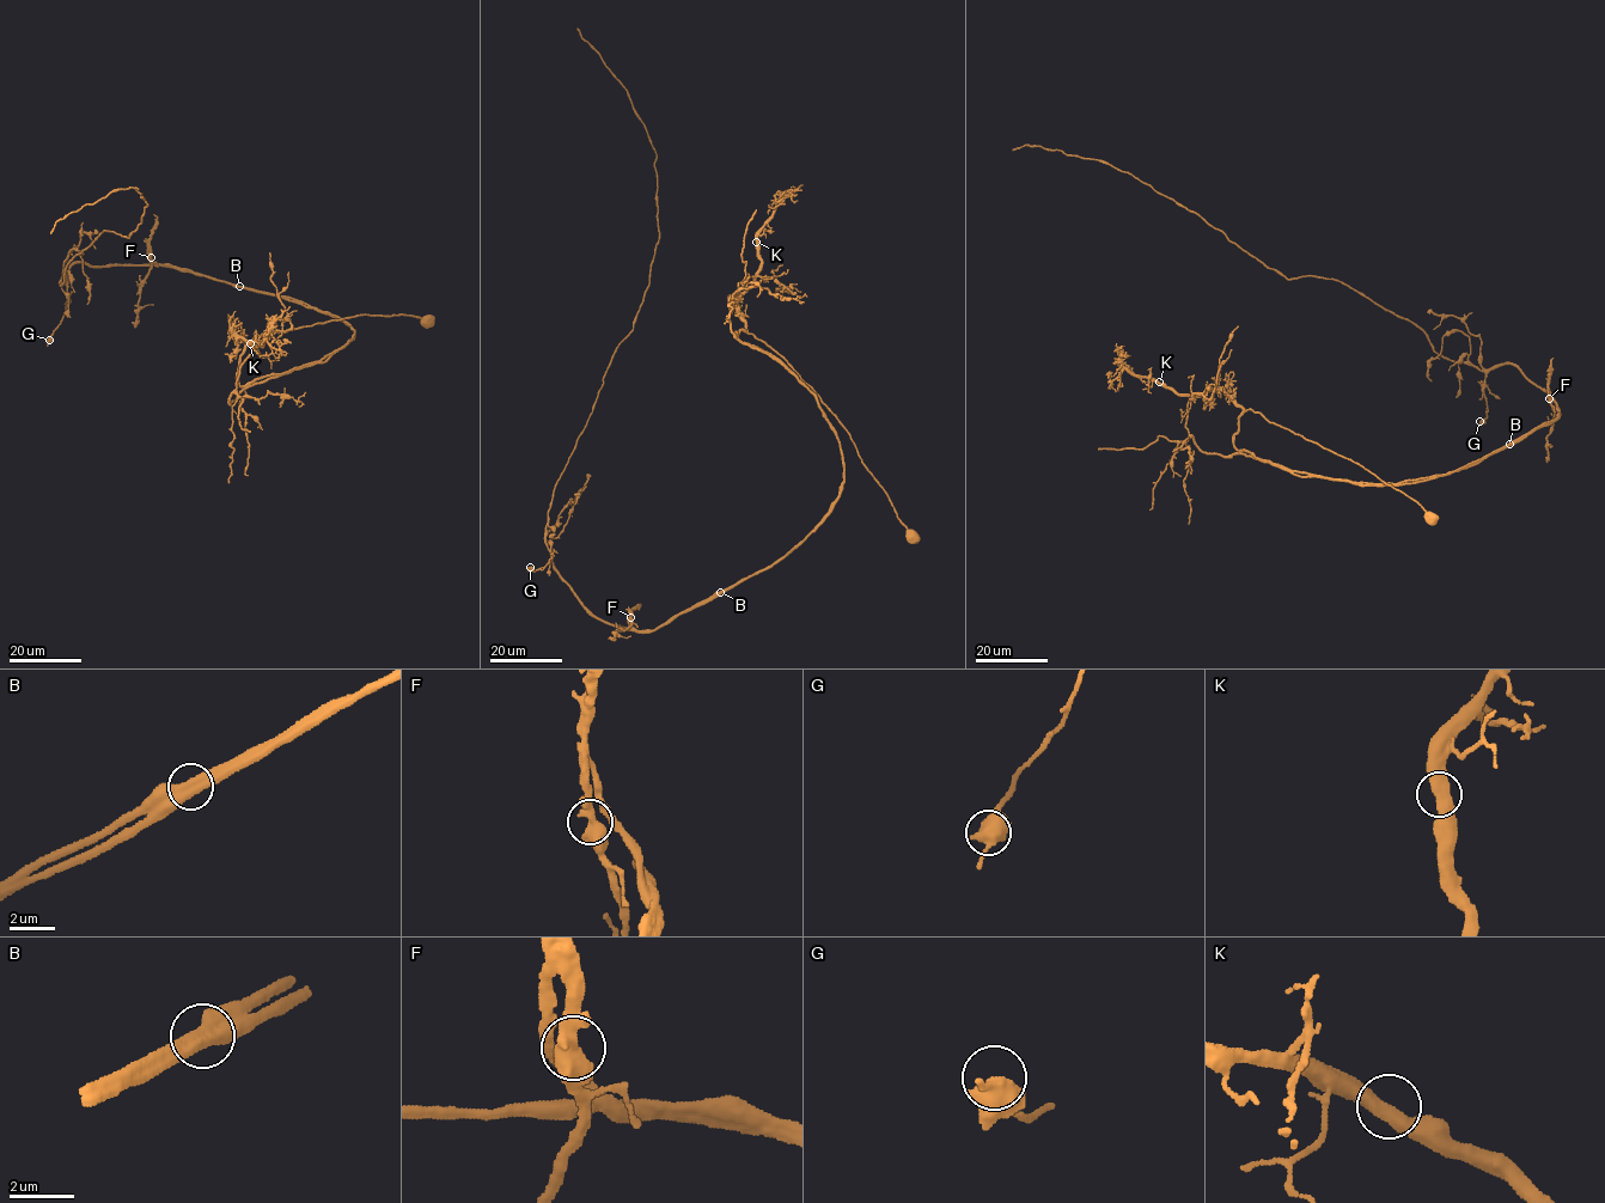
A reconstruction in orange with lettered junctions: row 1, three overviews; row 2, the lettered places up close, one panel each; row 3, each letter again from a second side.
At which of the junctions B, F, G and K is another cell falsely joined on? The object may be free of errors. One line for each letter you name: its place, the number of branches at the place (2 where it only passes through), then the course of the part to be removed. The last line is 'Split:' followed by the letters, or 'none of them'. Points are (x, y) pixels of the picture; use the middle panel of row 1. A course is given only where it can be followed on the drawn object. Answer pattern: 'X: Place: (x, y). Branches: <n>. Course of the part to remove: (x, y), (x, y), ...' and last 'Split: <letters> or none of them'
B: Place: (720, 592). Branches: 2. Course of the part to remove: (721, 592), (653, 630), (616, 627), (589, 611), (545, 542), (659, 239), (657, 154), (577, 29)
Split: B

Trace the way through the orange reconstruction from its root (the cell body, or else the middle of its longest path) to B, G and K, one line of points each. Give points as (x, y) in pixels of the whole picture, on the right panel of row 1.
B: (1430, 517), (1358, 463), (1261, 413), (1239, 417), (1238, 450), (1372, 483), (1422, 481), (1509, 444)
G: (1430, 517), (1261, 413), (1239, 417), (1238, 450), (1402, 484), (1560, 409), (1497, 365), (1480, 421)
K: (1430, 517), (1416, 500), (1358, 463), (1275, 425), (1261, 413), (1237, 407), (1220, 390), (1187, 396), (1159, 382)

